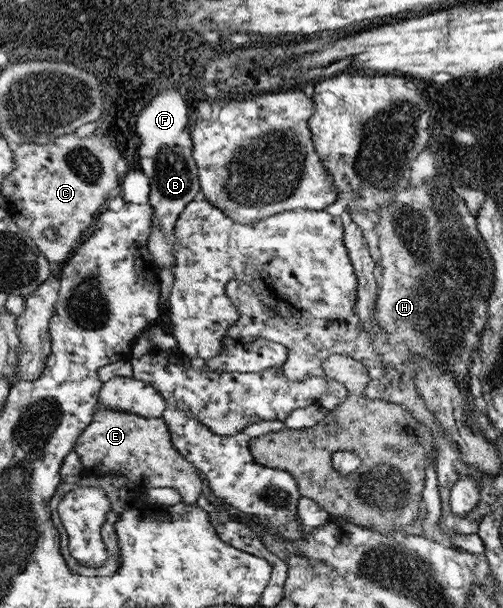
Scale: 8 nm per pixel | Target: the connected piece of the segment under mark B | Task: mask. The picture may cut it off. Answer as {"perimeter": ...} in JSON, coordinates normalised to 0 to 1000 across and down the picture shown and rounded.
{"perimeter":[[[342,237],[322,242],[304,258],[280,262],[276,275],[296,291],[296,327],[304,340],[304,360],[310,360],[310,367],[320,365],[322,380],[328,380],[332,388],[340,388],[356,357],[362,355],[362,347],[388,327],[400,324],[386,255],[380,255],[380,245],[364,245]]]}

